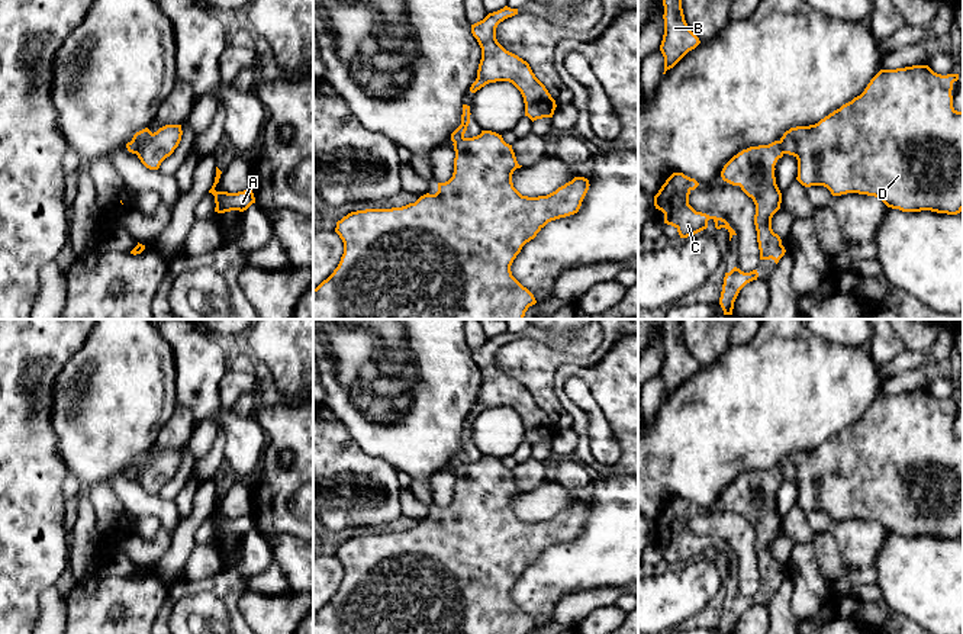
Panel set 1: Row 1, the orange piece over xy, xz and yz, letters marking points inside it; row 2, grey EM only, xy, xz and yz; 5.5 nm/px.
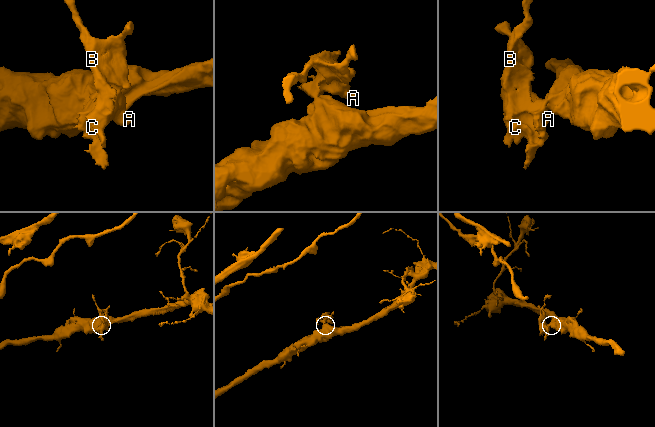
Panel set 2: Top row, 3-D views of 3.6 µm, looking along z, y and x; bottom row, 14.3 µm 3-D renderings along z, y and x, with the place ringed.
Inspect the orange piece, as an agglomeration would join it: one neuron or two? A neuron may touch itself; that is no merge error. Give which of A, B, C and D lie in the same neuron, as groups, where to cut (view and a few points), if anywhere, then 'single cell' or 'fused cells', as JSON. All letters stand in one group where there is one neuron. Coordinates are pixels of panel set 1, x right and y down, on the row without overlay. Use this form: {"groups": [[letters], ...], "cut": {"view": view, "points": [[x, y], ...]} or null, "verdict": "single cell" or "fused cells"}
{"groups": [["A", "B", "C"], ["D"]], "cut": {"view": "yz", "points": [[780, 464], [785, 478]]}, "verdict": "fused cells"}

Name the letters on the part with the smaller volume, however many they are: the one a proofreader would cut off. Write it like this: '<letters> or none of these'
A, B, C

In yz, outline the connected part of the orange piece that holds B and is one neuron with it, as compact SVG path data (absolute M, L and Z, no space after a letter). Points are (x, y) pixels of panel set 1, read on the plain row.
M663 319L664 331L664 360L660 376L664 382L664 398L673 393L689 376L695 374L700 366L690 355L682 334L682 319Z

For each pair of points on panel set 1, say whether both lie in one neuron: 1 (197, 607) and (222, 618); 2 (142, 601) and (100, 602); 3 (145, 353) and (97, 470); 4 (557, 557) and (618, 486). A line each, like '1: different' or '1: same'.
1: same
2: same
3: same
4: same

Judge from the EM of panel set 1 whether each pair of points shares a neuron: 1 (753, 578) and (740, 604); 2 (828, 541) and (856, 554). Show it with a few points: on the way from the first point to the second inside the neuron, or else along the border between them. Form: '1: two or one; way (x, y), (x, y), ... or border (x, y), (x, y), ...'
1: two; border (756, 563), (759, 589), (744, 598)
2: two; border (828, 530), (834, 536), (841, 560), (849, 567)

